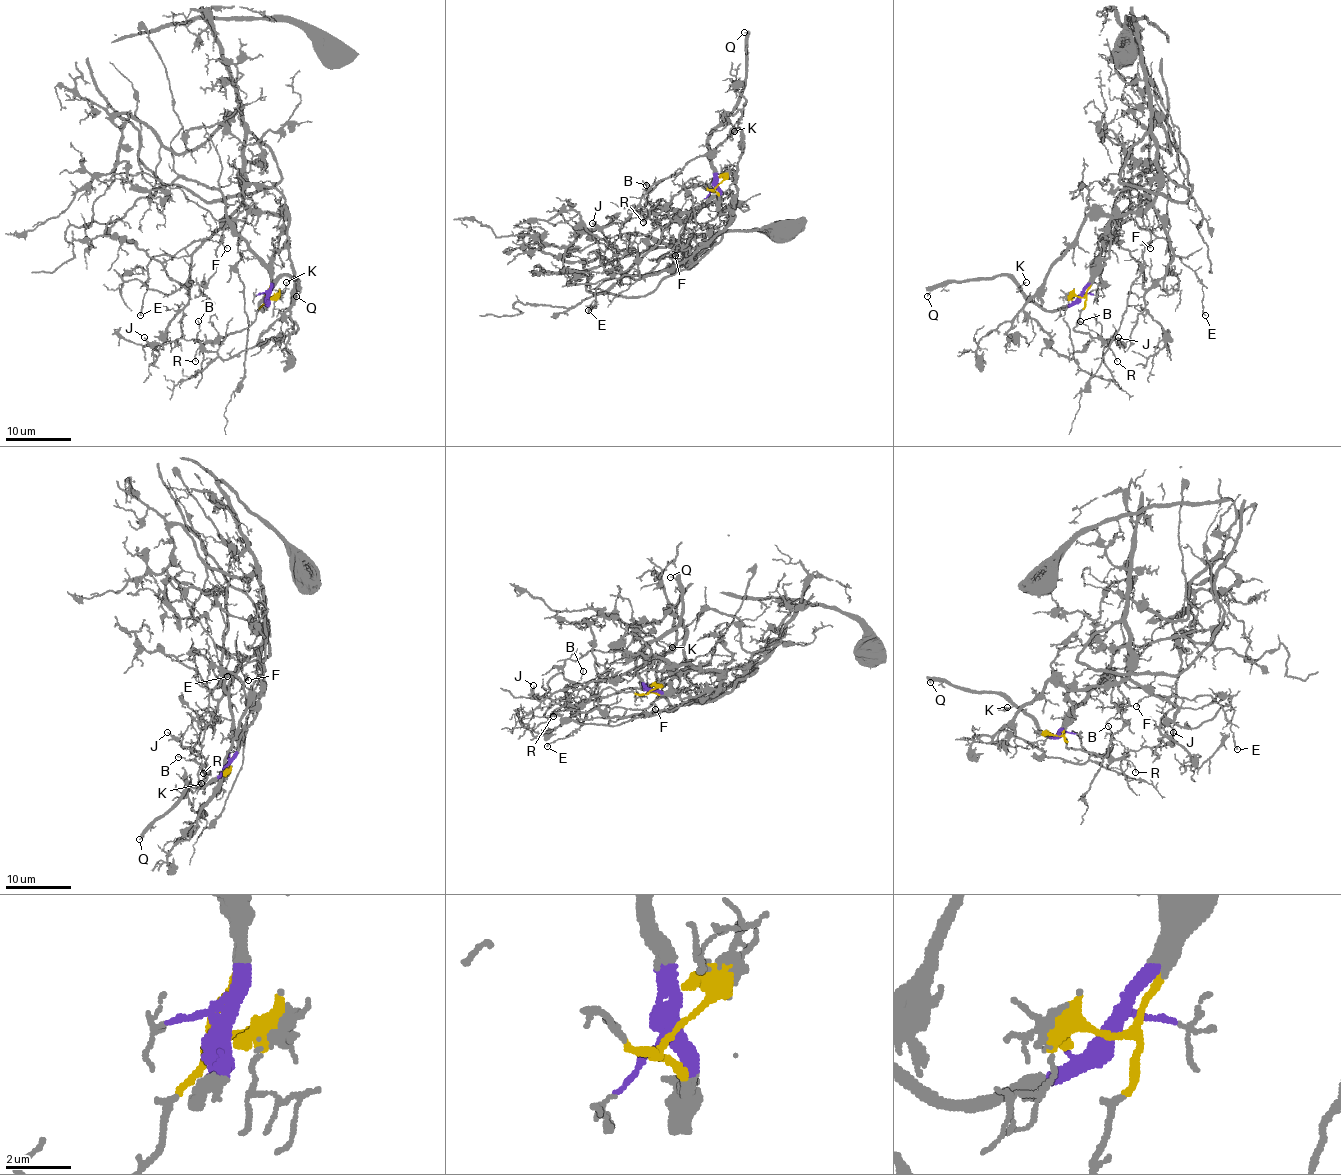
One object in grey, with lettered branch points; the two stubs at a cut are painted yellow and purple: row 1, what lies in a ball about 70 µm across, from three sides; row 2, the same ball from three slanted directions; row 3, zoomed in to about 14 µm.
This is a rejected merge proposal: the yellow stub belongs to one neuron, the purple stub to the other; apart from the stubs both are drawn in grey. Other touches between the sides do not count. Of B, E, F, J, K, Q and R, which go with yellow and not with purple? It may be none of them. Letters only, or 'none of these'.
B, J, R

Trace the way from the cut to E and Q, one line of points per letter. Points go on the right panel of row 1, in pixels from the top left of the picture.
E: (1081, 296), (1089, 280), (1091, 260), (1102, 242), (1130, 218), (1166, 239), (1173, 255), (1202, 283), (1206, 314)
Q: (1081, 296), (1055, 310), (1038, 308), (1009, 277), (997, 275), (947, 280), (927, 296)

